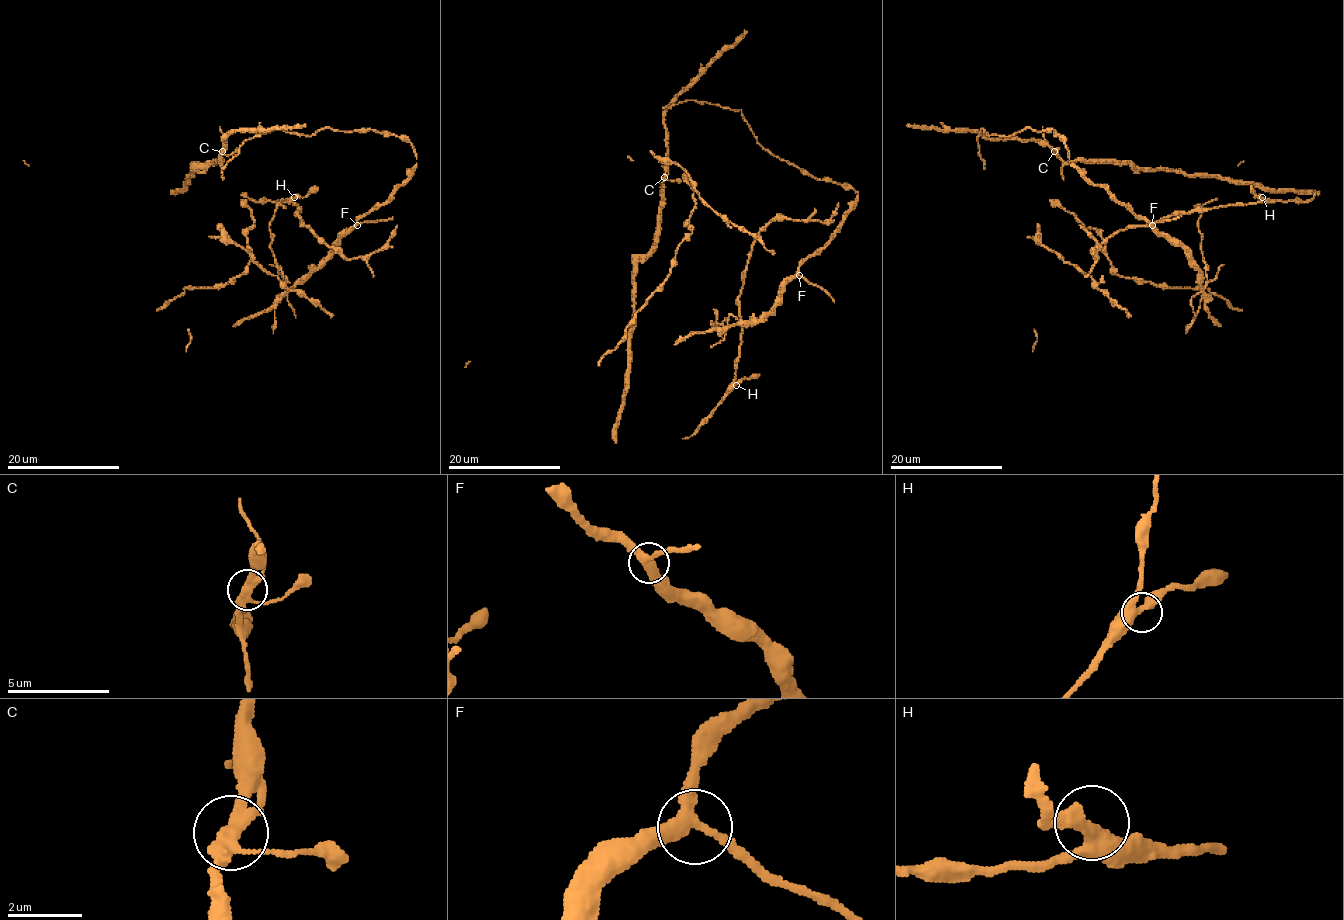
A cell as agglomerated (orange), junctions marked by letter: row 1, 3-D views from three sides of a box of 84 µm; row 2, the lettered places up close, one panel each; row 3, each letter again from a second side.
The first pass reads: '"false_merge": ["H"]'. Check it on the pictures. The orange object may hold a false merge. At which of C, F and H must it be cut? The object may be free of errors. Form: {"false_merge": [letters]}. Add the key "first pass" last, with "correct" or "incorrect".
{"false_merge": [], "first pass": "incorrect"}

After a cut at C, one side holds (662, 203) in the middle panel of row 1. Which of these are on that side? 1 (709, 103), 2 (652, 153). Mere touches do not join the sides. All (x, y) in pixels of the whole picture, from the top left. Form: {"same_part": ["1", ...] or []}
{"same_part": ["1", "2"]}

